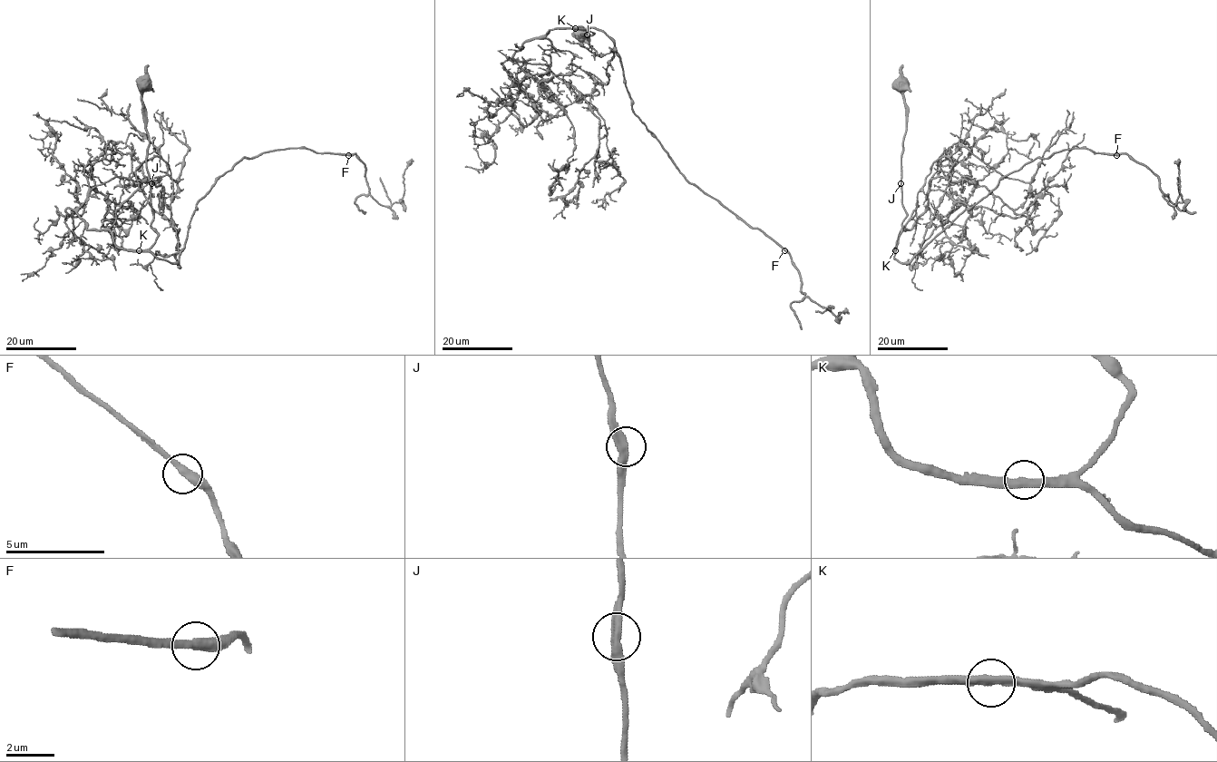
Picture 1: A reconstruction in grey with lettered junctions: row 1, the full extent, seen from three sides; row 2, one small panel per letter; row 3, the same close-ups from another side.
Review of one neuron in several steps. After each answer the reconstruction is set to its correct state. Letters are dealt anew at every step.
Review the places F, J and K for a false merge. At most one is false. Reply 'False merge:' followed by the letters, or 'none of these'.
False merge: none of these

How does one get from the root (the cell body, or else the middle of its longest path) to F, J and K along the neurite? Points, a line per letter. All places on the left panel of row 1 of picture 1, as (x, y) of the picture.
F: (144, 86), (158, 234), (150, 249), (170, 263), (197, 203), (242, 158), (298, 148), (348, 155)
J: (144, 86), (141, 102), (149, 138), (146, 169), (151, 183)
K: (144, 86), (141, 102), (149, 138), (146, 169), (153, 213), (151, 229), (158, 235), (149, 249), (139, 250)

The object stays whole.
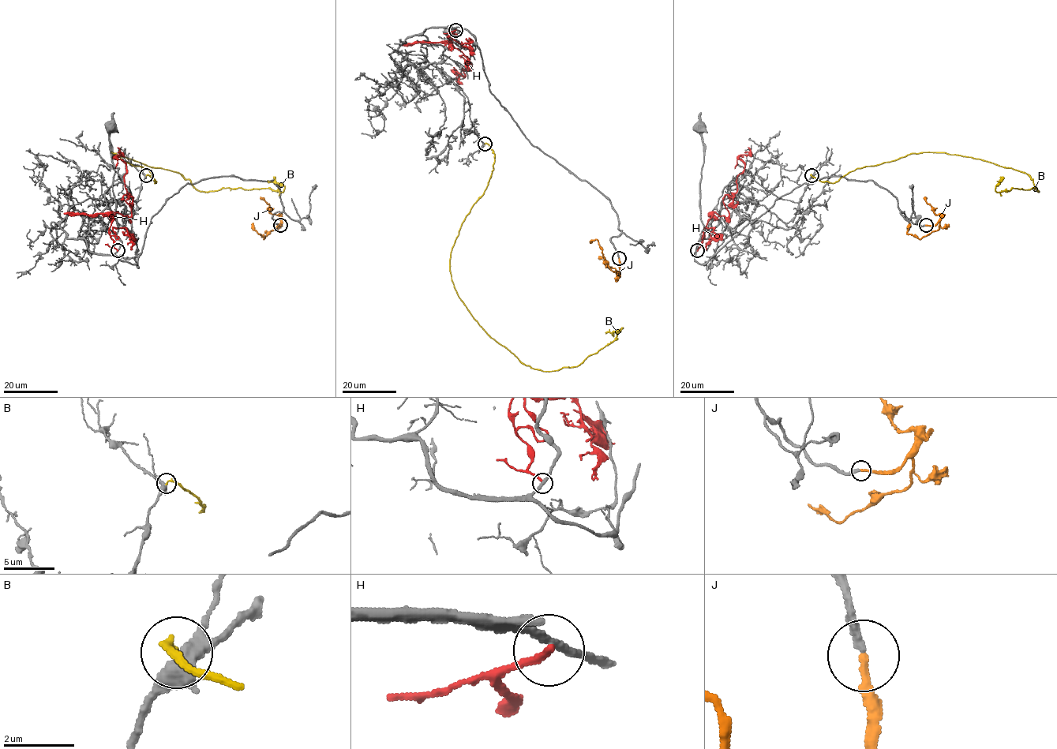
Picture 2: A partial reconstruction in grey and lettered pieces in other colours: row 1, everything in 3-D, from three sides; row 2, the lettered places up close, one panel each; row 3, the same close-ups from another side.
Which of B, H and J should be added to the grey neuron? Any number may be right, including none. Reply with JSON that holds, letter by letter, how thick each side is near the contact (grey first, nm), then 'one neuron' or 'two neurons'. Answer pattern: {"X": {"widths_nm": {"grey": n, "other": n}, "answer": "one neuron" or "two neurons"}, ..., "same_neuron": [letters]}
{"B": {"widths_nm": {"grey": 380, "other": 180}, "answer": "two neurons"}, "H": {"widths_nm": {"grey": 220, "other": 200}, "answer": "two neurons"}, "J": {"widths_nm": {"grey": 260, "other": 220}, "answer": "one neuron"}, "same_neuron": ["J"]}

